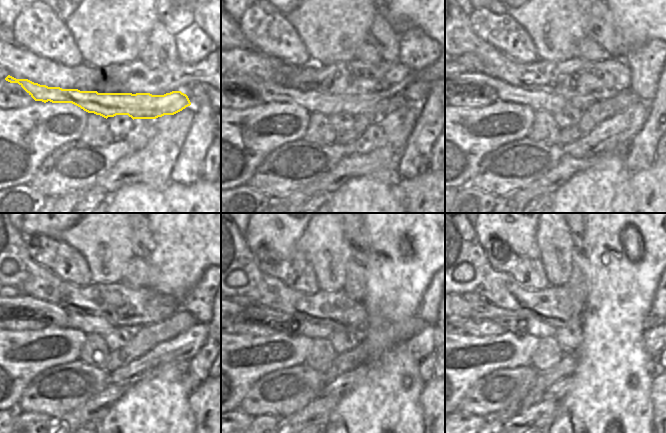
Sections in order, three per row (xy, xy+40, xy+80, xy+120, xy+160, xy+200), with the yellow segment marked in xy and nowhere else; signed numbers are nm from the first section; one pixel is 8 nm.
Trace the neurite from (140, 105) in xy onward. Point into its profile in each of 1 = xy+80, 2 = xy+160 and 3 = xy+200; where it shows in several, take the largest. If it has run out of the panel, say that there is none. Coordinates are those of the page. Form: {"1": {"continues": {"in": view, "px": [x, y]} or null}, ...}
{"1": {"continues": {"in": "xy+80", "px": [538, 100]}}, "2": {"continues": {"in": "xy+160", "px": [241, 308]}}, "3": {"continues": {"in": "xy+200", "px": [465, 308]}}}

